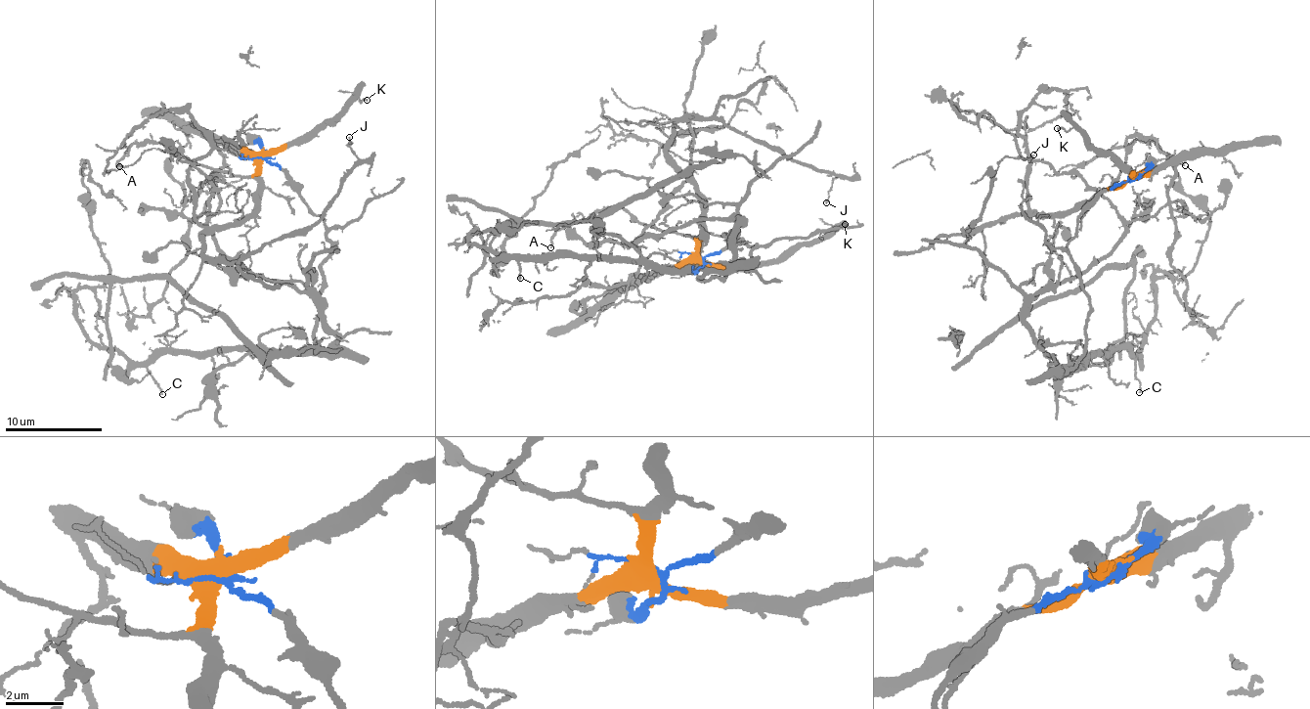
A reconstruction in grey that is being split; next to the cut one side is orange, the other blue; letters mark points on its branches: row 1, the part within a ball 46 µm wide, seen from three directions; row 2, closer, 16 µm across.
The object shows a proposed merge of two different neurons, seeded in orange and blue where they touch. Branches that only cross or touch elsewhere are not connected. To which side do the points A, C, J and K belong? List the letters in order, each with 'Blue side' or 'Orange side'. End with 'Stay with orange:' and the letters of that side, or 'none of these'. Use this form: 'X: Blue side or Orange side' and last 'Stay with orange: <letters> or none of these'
A: Orange side
C: Blue side
J: Orange side
K: Orange side
Stay with orange: A, J, K

